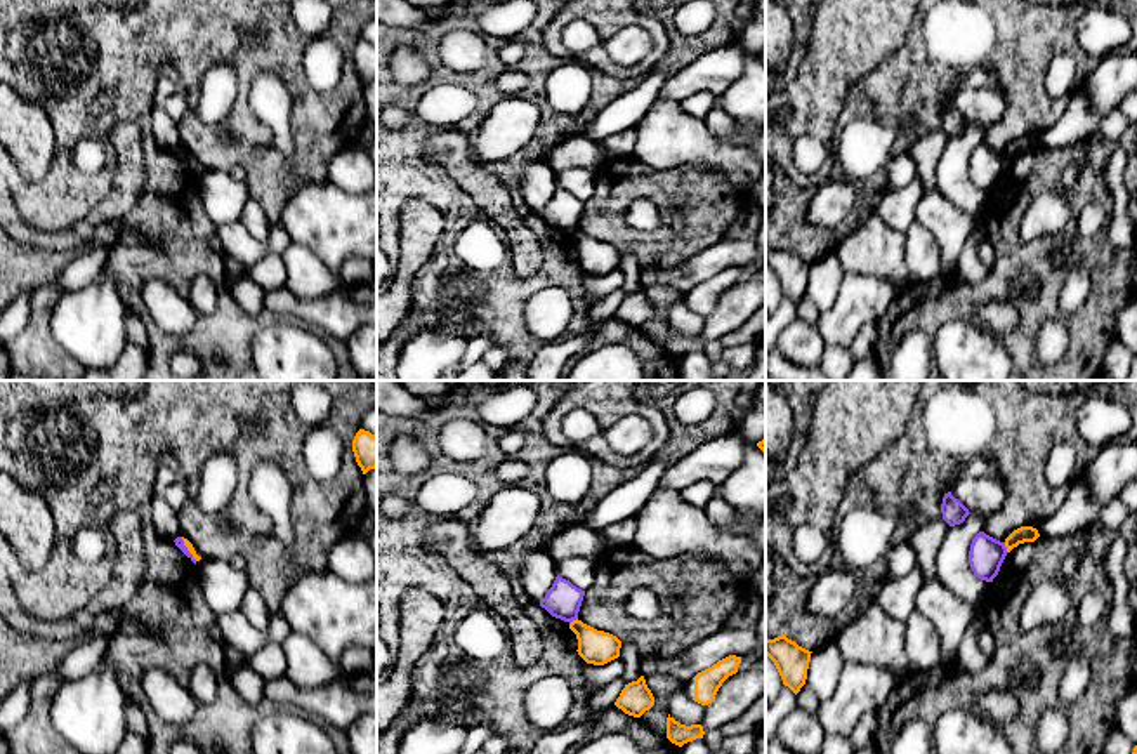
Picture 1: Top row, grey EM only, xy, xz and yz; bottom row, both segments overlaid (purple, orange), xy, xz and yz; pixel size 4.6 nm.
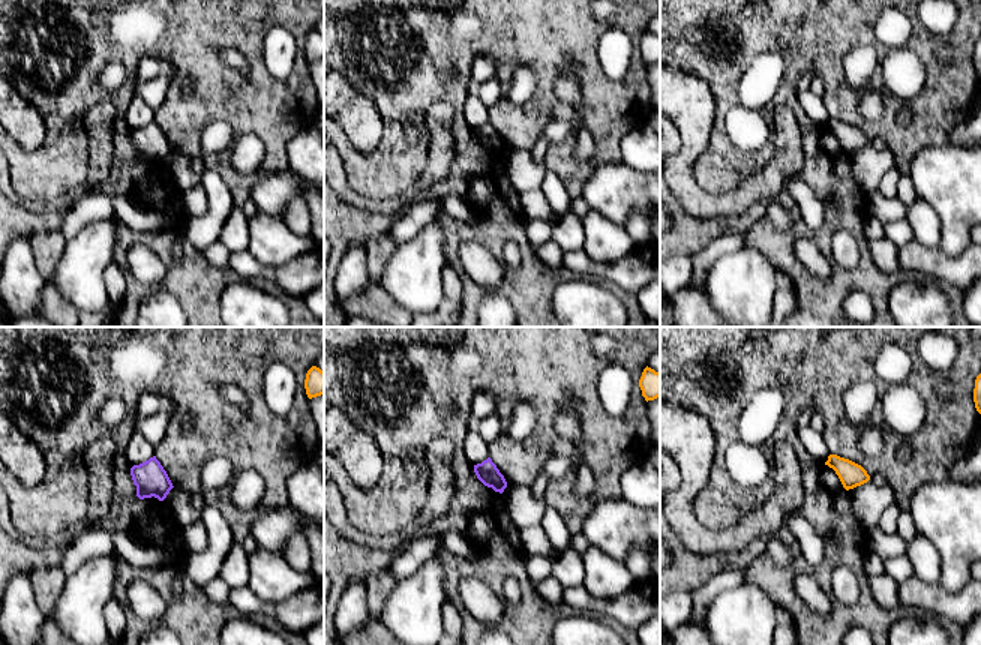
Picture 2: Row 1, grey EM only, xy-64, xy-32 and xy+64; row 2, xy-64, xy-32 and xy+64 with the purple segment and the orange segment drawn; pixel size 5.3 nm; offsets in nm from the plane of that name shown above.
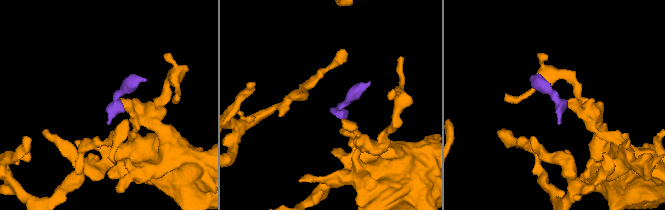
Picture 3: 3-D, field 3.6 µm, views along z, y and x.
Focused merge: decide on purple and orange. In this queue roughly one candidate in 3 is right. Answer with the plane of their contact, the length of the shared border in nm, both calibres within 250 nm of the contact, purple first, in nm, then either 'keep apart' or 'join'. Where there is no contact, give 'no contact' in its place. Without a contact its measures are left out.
yz | 50 nm | 160/80 nm | keep apart

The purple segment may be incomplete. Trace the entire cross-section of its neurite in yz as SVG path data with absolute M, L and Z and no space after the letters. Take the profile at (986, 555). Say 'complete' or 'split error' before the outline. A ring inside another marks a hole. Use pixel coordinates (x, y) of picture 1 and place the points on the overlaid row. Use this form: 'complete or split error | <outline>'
complete | M979 532L970 544L969 563L977 579L993 582L1005 556L1005 542L1000 542L984 532Z

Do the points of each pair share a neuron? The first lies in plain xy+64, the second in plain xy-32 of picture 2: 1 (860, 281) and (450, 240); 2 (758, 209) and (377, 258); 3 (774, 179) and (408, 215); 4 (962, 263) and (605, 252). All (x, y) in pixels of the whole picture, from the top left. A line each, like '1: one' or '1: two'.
1: one
2: two
3: two
4: two

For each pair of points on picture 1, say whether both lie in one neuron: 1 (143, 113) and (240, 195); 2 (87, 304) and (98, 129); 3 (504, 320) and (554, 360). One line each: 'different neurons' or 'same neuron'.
1: different neurons
2: different neurons
3: different neurons

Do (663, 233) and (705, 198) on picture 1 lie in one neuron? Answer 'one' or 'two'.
one

